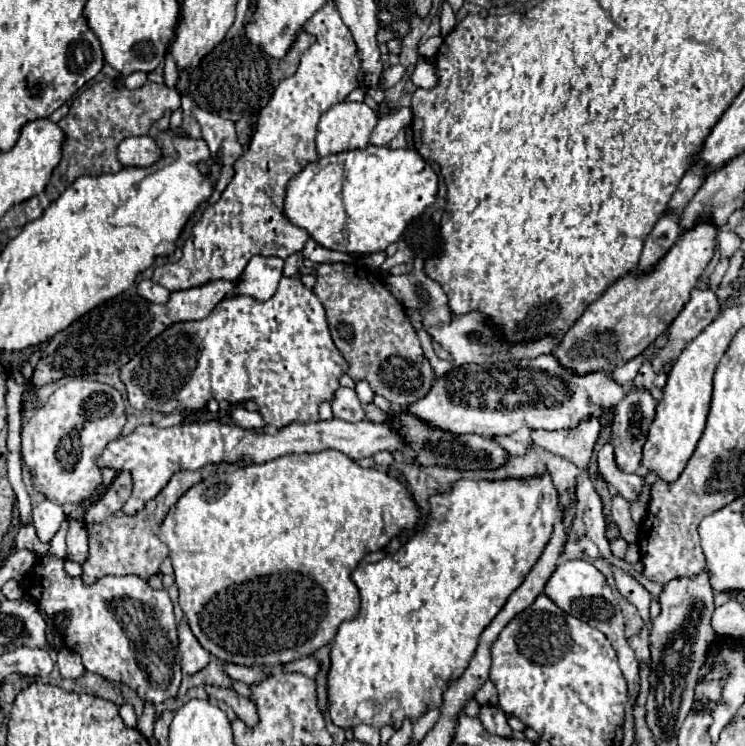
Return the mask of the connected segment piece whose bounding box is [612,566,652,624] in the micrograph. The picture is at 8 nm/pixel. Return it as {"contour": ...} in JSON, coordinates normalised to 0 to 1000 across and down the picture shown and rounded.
{"contour":[[[821,759],[821,769],[824,769],[824,777],[827,777],[827,788],[830,794],[856,815],[859,826],[867,831],[867,836],[872,834],[872,823],[870,823],[870,815],[872,815],[872,794],[843,767],[838,767],[835,761],[830,759]]]}

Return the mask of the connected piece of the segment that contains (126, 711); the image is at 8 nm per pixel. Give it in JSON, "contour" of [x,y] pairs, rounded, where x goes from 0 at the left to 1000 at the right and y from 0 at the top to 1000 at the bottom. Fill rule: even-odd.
{"contour":[[[166,944],[160,950],[160,957],[172,976],[183,976],[185,961],[181,956],[180,949],[174,944]]]}

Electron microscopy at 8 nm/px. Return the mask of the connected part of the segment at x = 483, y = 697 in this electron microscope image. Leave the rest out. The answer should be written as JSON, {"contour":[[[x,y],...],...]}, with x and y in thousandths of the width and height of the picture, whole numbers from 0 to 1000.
{"contour":[[[658,912],[644,922],[644,928],[639,928],[636,936],[647,946],[666,946],[668,944],[668,930],[666,930],[666,922],[663,922],[663,917]]]}

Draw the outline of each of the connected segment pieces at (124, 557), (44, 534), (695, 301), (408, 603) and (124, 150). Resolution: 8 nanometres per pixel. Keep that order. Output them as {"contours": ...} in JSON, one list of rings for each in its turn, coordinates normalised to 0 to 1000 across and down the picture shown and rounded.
{"contours":[[[[279,622],[271,630],[242,630],[236,633],[228,646],[217,654],[217,660],[204,668],[191,684],[185,684],[180,692],[153,692],[158,684],[164,684],[166,673],[177,662],[177,638],[174,633],[161,633],[142,662],[118,681],[113,692],[113,705],[118,713],[118,748],[110,753],[110,777],[113,783],[126,783],[134,772],[145,769],[180,769],[193,777],[201,772],[209,772],[215,767],[217,751],[226,745],[226,732],[215,724],[215,702],[220,692],[226,689],[228,678],[236,676],[236,670],[260,649],[266,649],[274,638],[285,635],[293,627],[293,622]]],[[[59,670],[46,681],[43,694],[46,694],[46,708],[54,727],[67,727],[70,718],[81,710],[81,702],[89,697],[89,689],[83,678],[70,676],[67,670]]],[[[929,389],[926,402],[918,408],[915,418],[899,437],[897,464],[883,469],[878,480],[872,480],[881,499],[889,499],[889,491],[897,483],[907,483],[915,466],[934,453],[966,418],[964,399],[956,389]]],[[[733,633],[728,638],[679,641],[671,646],[620,641],[620,643],[612,643],[601,660],[577,665],[574,673],[577,673],[577,689],[574,689],[572,702],[564,710],[558,710],[553,716],[553,721],[532,743],[521,743],[510,753],[502,753],[502,756],[481,756],[478,764],[472,767],[472,777],[478,775],[478,786],[483,791],[486,815],[472,834],[467,831],[467,834],[456,836],[454,850],[446,861],[446,901],[440,903],[440,917],[443,917],[440,941],[443,941],[443,960],[446,960],[446,968],[451,973],[475,976],[481,968],[489,968],[489,971],[505,973],[505,976],[513,976],[518,971],[537,976],[542,962],[550,962],[553,968],[558,968],[558,962],[566,960],[574,949],[591,949],[596,922],[601,922],[601,914],[609,909],[617,909],[620,901],[626,898],[631,882],[639,874],[644,847],[671,820],[671,815],[679,810],[682,799],[703,780],[706,769],[714,764],[714,759],[725,748],[730,732],[736,729],[736,724],[741,718],[744,697],[749,692],[749,660],[741,649],[738,635],[733,635]]],[[[174,182],[158,193],[164,223],[204,223],[212,214],[209,190],[201,182]]]]}

